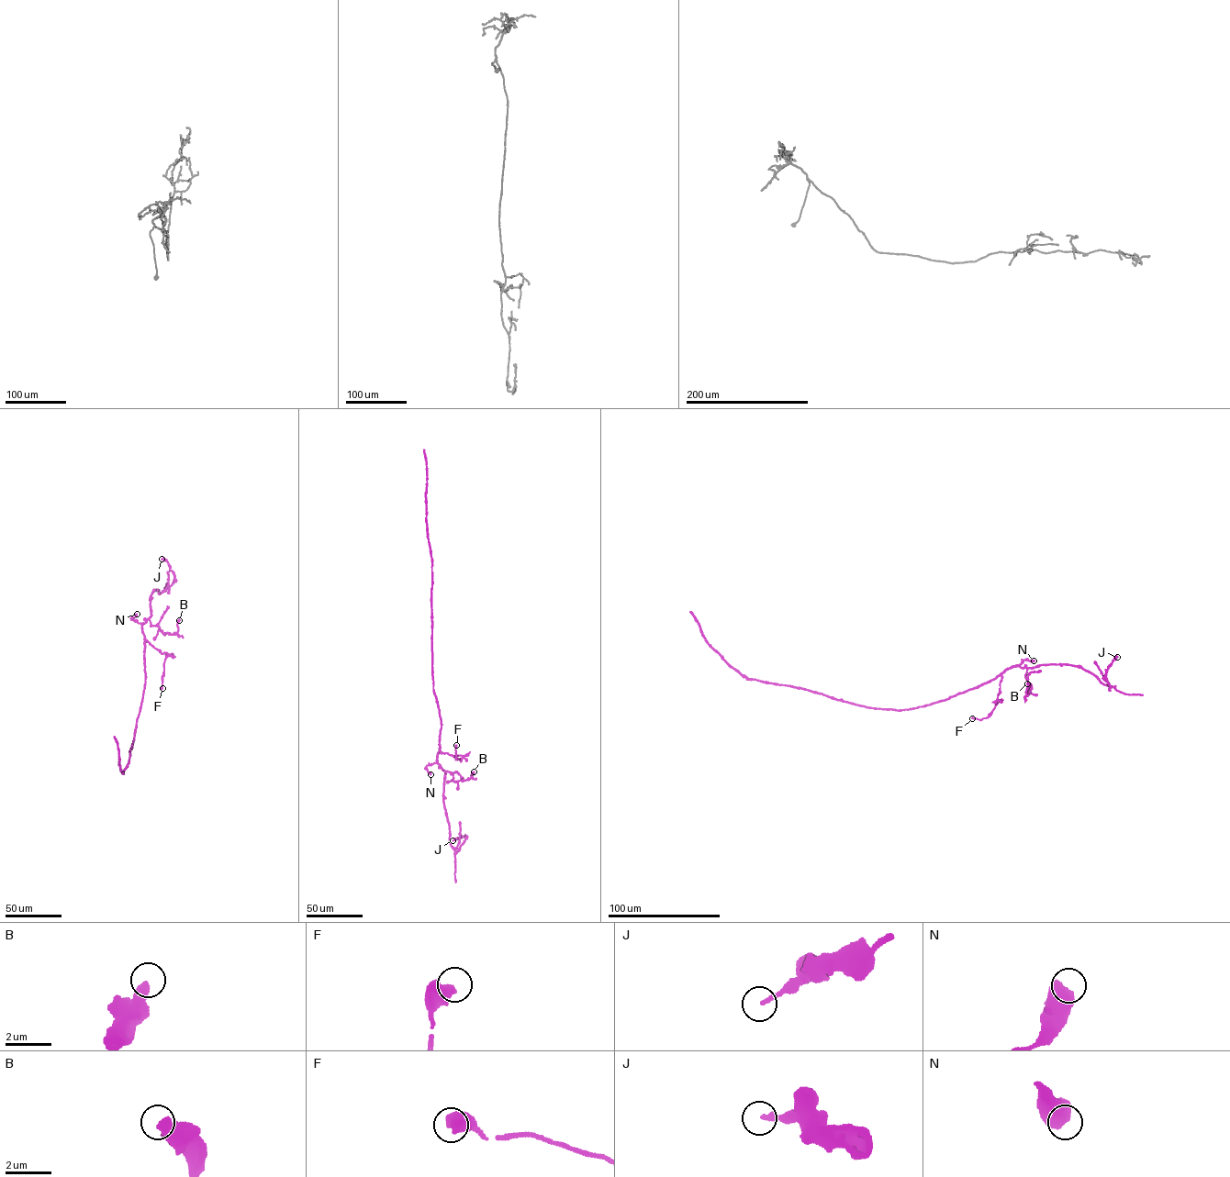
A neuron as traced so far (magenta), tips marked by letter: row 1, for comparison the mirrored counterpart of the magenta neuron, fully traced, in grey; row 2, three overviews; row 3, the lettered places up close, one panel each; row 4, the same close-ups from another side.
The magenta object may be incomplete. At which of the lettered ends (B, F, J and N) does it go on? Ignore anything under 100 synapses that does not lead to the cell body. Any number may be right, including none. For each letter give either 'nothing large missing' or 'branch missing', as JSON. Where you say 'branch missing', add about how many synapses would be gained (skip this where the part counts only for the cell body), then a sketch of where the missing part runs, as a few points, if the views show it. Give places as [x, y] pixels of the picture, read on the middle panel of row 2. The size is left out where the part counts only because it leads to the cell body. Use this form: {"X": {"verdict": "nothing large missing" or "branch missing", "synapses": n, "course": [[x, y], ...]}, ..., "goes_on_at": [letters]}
{"B": {"verdict": "nothing large missing"}, "F": {"verdict": "nothing large missing"}, "J": {"verdict": "nothing large missing"}, "N": {"verdict": "nothing large missing"}, "goes_on_at": []}

